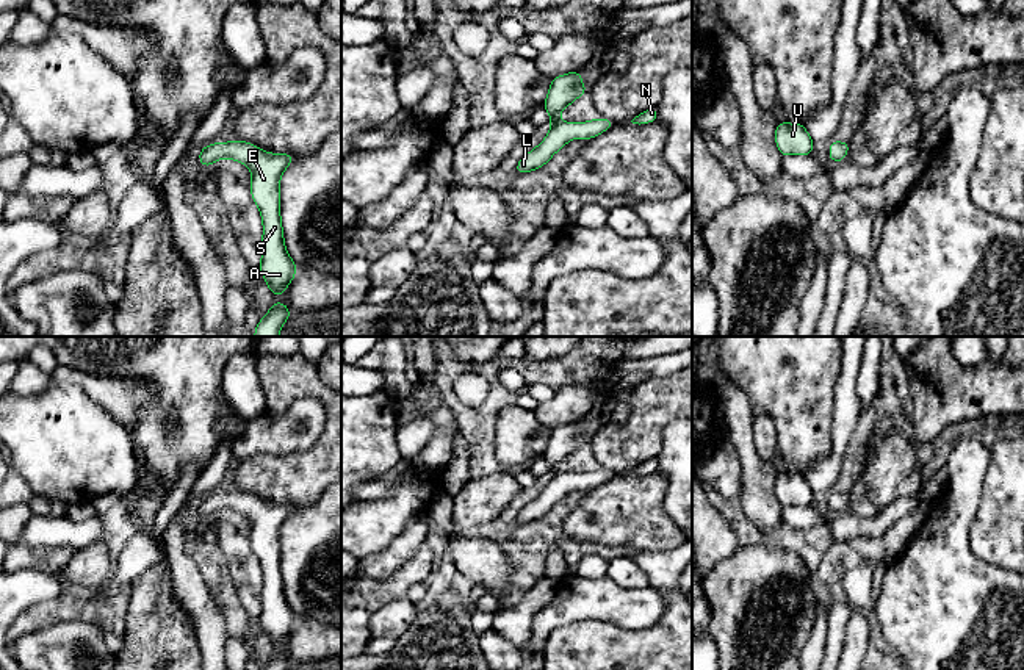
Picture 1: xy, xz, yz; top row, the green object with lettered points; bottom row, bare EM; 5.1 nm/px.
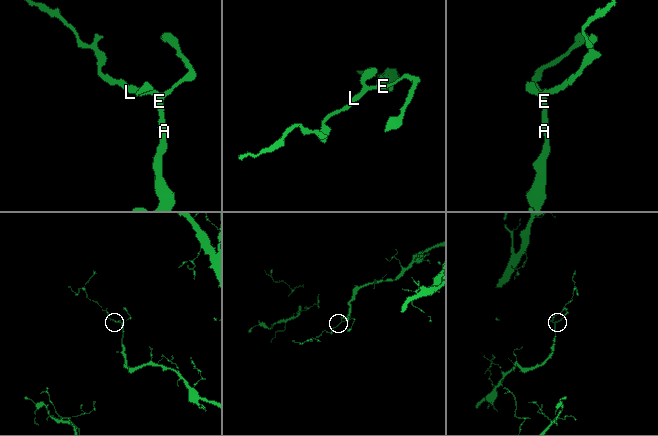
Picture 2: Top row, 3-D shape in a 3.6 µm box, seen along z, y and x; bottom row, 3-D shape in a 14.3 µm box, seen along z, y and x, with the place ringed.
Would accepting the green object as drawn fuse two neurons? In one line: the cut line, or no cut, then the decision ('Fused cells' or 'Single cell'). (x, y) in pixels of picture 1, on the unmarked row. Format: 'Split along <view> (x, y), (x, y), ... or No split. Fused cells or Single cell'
No split. Single cell

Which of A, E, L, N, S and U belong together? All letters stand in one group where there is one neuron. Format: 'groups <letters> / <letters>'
groups A E L N S U

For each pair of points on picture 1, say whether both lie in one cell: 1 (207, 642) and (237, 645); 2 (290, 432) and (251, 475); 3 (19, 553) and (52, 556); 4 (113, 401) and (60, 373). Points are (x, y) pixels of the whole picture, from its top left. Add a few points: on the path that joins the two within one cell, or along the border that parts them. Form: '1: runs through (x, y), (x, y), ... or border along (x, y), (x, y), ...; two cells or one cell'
1: border along (229, 636), (224, 653); two cells
2: border along (306, 448), (296, 453), (252, 454), (238, 462); two cells
3: runs through (27, 556), (44, 556); one cell
4: runs through (100, 389), (72, 376); one cell

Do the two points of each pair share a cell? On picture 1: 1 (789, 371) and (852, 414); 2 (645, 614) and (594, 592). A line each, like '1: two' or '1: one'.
1: two
2: one

